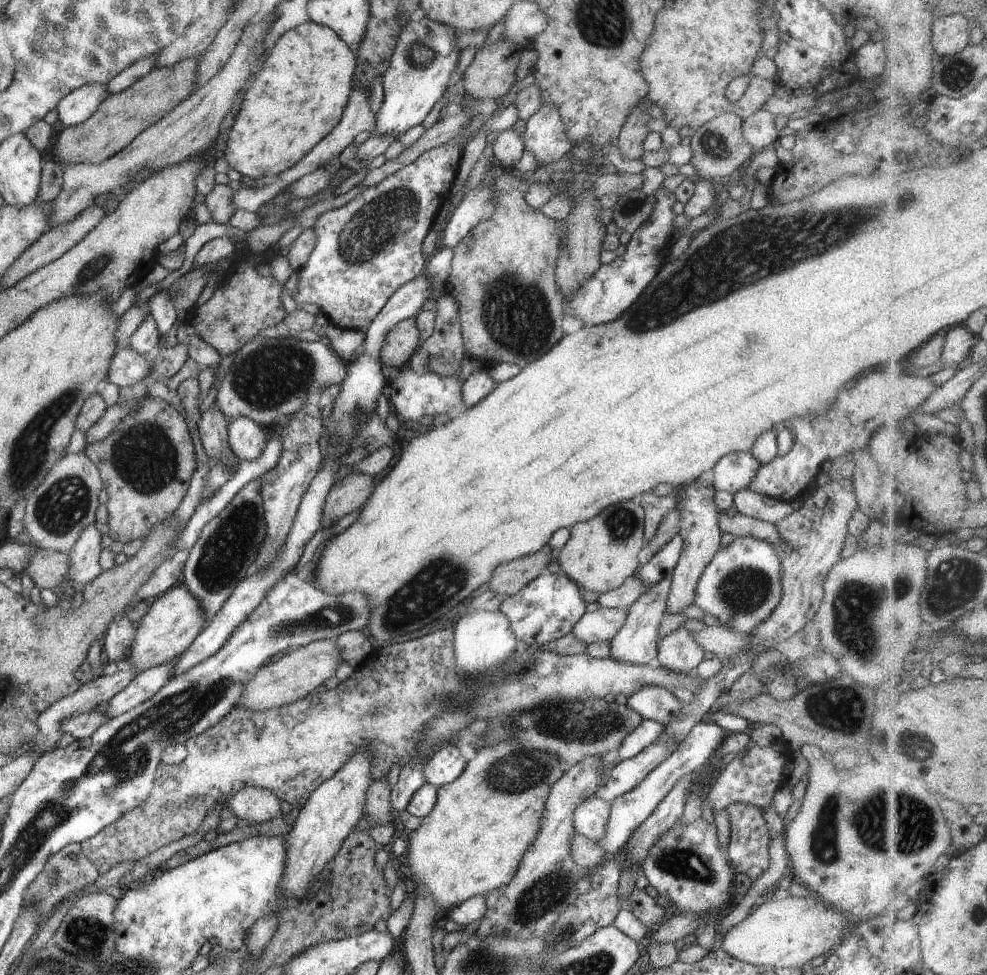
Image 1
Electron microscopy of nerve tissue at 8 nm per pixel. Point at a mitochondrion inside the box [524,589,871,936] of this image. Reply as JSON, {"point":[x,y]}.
{"point":[685,865]}

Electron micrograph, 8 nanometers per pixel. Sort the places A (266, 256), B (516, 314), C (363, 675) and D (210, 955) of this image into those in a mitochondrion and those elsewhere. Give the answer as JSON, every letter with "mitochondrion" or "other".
{"A":"other","B":"mitochondrion","C":"mitochondrion","D":"other"}

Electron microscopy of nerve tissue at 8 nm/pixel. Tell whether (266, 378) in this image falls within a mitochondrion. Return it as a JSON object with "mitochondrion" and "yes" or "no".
{"mitochondrion":"yes"}

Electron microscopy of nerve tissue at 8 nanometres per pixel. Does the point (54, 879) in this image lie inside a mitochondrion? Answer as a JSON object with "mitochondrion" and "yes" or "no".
{"mitochondrion":"yes"}

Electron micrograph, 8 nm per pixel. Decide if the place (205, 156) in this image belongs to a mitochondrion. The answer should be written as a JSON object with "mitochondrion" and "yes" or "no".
{"mitochondrion":"no"}

